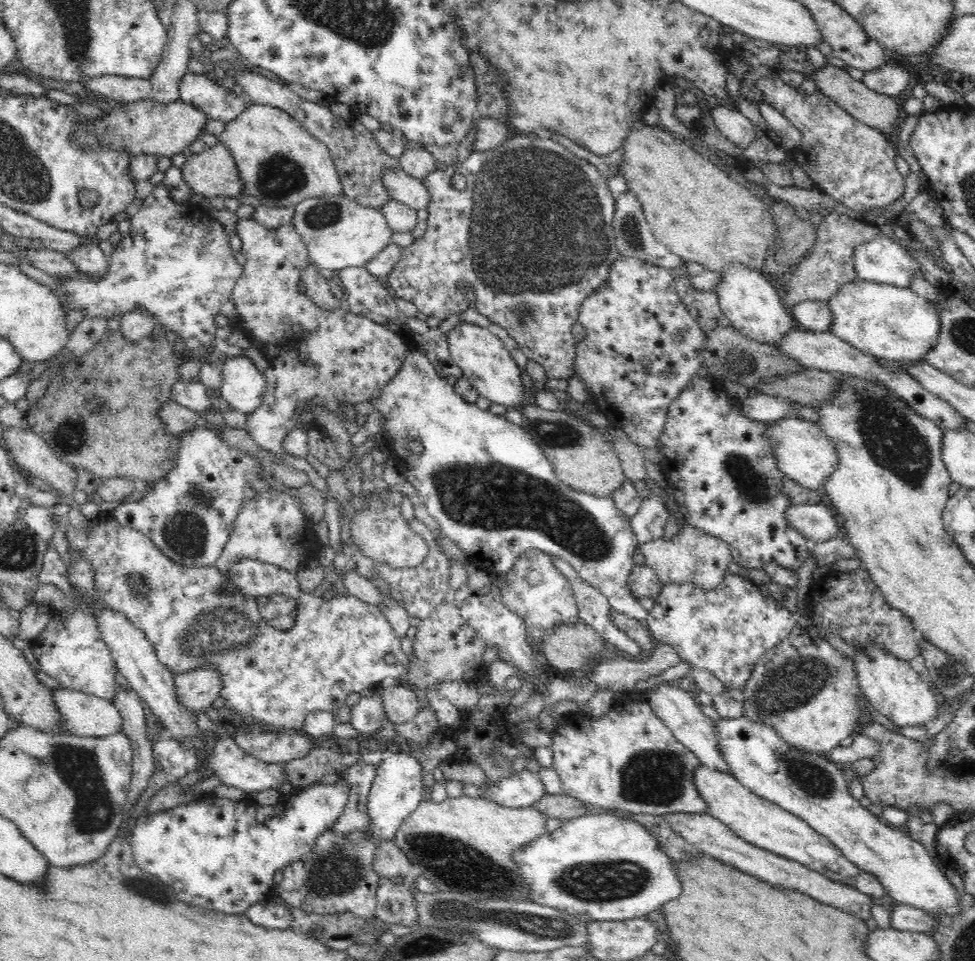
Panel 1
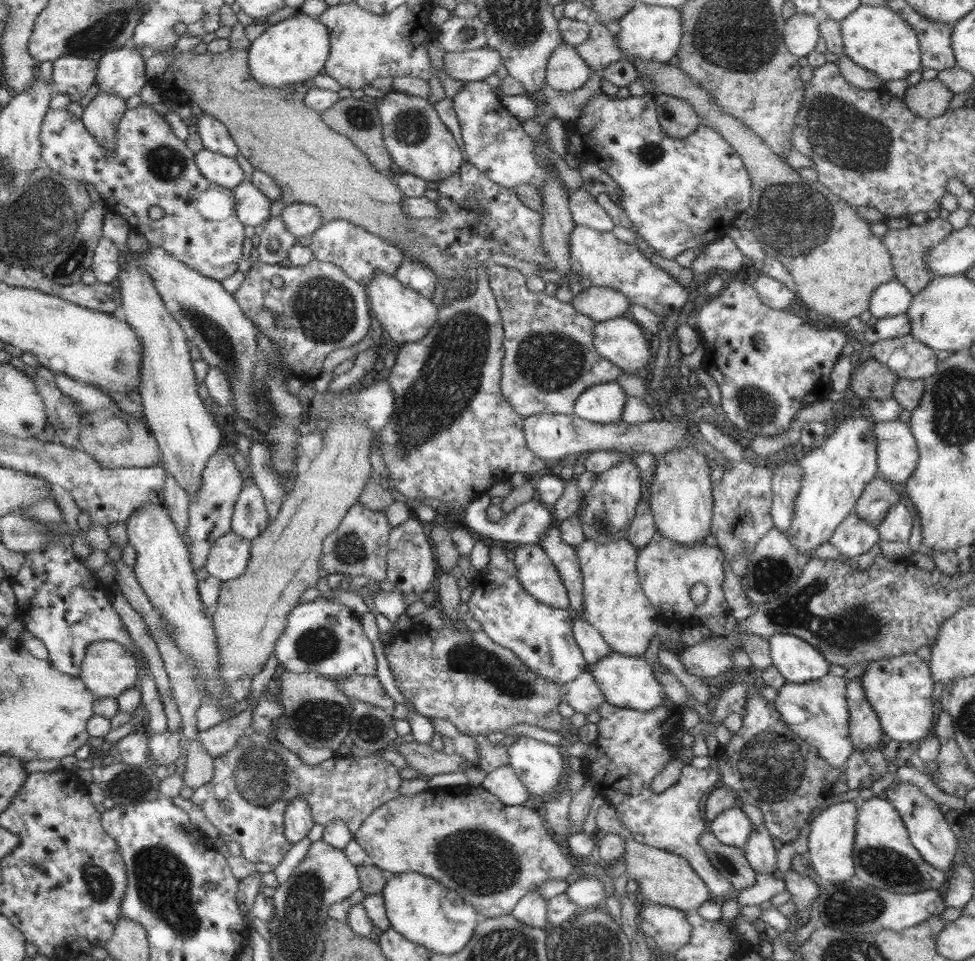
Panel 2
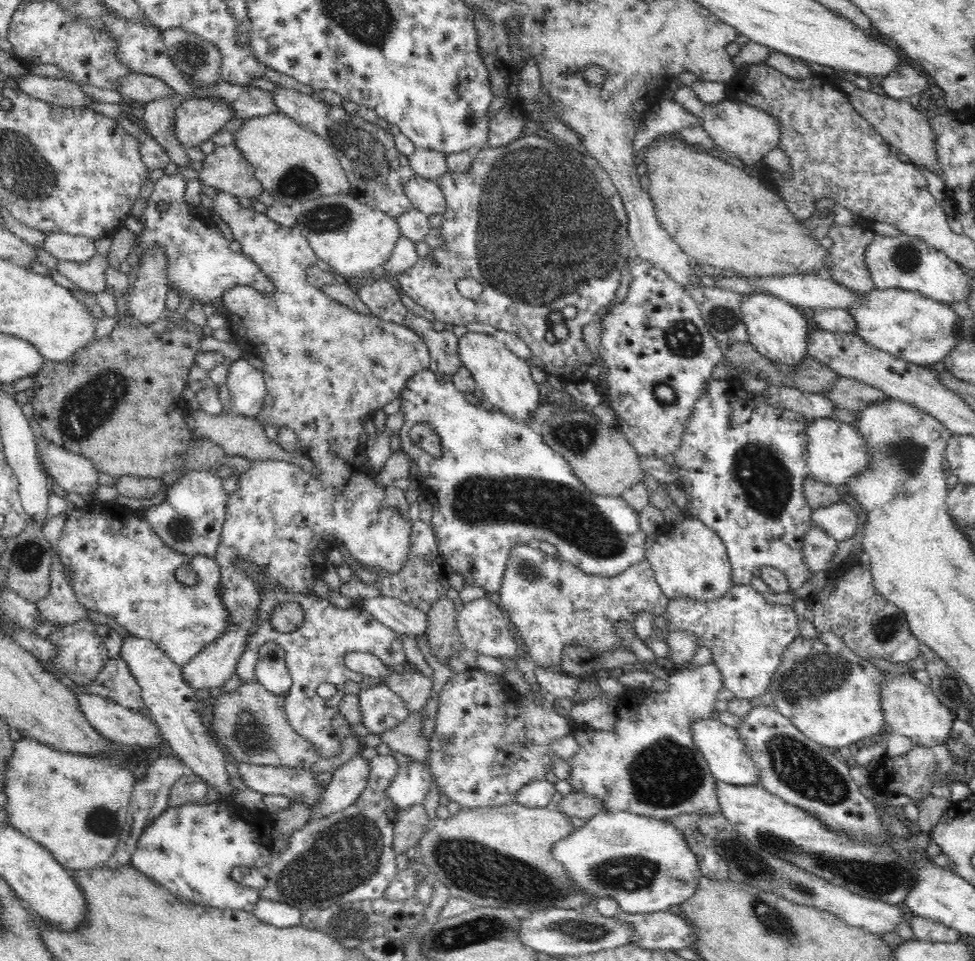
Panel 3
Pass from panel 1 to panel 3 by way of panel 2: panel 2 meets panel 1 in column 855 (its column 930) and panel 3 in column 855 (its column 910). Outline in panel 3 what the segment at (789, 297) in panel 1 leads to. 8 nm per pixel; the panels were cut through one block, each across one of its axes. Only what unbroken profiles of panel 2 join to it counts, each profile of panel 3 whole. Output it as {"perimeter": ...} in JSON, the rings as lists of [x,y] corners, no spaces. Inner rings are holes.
{"perimeter":[[[834,223],[830,227],[827,236],[834,241],[834,244],[827,252],[827,256],[829,256],[827,262],[829,263],[825,266],[823,272],[818,272],[818,275],[830,278],[836,284],[852,292],[867,293],[874,289],[874,281],[871,279],[870,271],[865,265],[866,248],[874,242],[876,236],[872,229],[866,230],[862,226],[860,227],[859,224],[845,226]]]}

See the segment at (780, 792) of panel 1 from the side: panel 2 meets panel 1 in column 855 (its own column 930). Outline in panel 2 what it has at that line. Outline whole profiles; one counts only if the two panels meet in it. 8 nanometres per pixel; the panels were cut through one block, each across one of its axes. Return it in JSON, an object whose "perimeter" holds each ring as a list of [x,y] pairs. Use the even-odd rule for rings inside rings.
{"perimeter":[[[900,780],[896,786],[887,787],[882,796],[899,812],[907,828],[910,842],[918,850],[922,859],[933,868],[944,871],[944,875],[948,878],[948,868],[953,863],[958,847],[956,837],[944,819],[944,809],[940,809],[938,803],[932,801],[912,782]]]}

